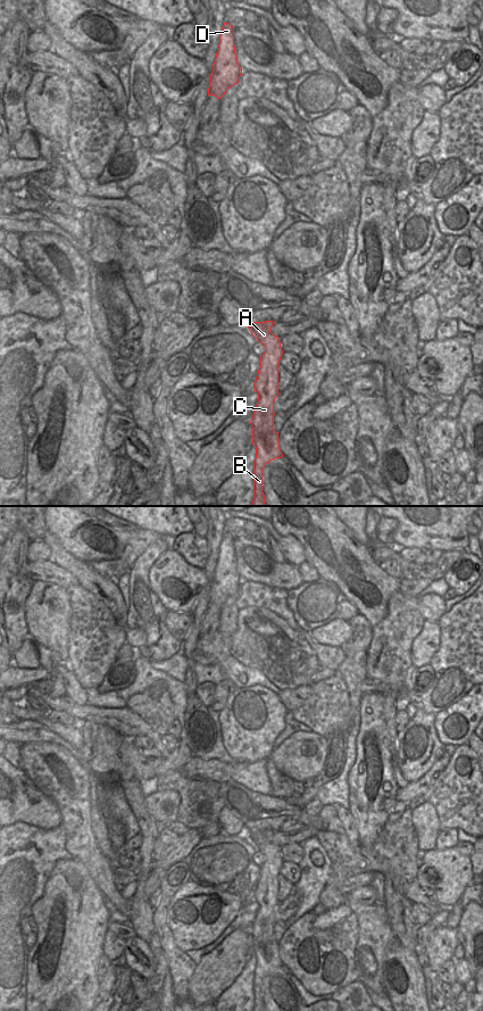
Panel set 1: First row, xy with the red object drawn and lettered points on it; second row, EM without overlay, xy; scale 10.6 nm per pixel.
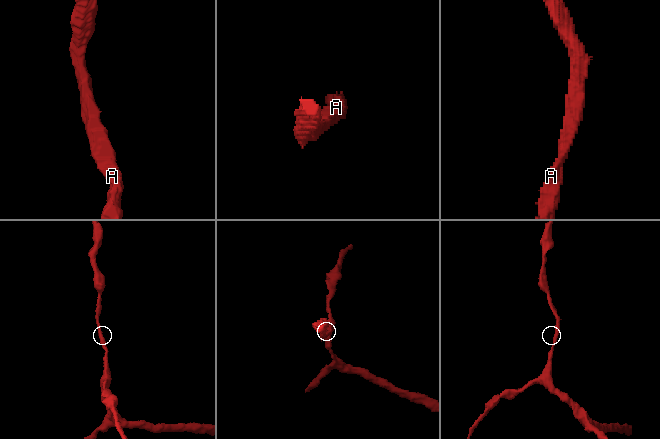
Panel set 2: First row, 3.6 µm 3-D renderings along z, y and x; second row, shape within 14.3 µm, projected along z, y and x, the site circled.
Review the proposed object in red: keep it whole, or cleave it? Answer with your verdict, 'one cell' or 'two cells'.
one cell

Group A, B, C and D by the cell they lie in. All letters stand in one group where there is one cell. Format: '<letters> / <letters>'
A B C D

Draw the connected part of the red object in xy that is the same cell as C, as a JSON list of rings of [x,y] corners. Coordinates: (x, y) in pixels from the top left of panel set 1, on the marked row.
[[[273,321],[245,323],[251,334],[265,347],[253,383],[258,401],[249,421],[252,426],[252,445],[256,447],[252,506],[266,506],[263,492],[263,470],[270,461],[283,457],[278,432],[274,430],[274,401],[280,395],[278,366],[283,354],[280,338],[272,333],[274,323]]]

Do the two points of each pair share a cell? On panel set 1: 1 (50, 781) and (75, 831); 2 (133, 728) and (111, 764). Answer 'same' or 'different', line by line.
1: same
2: different

